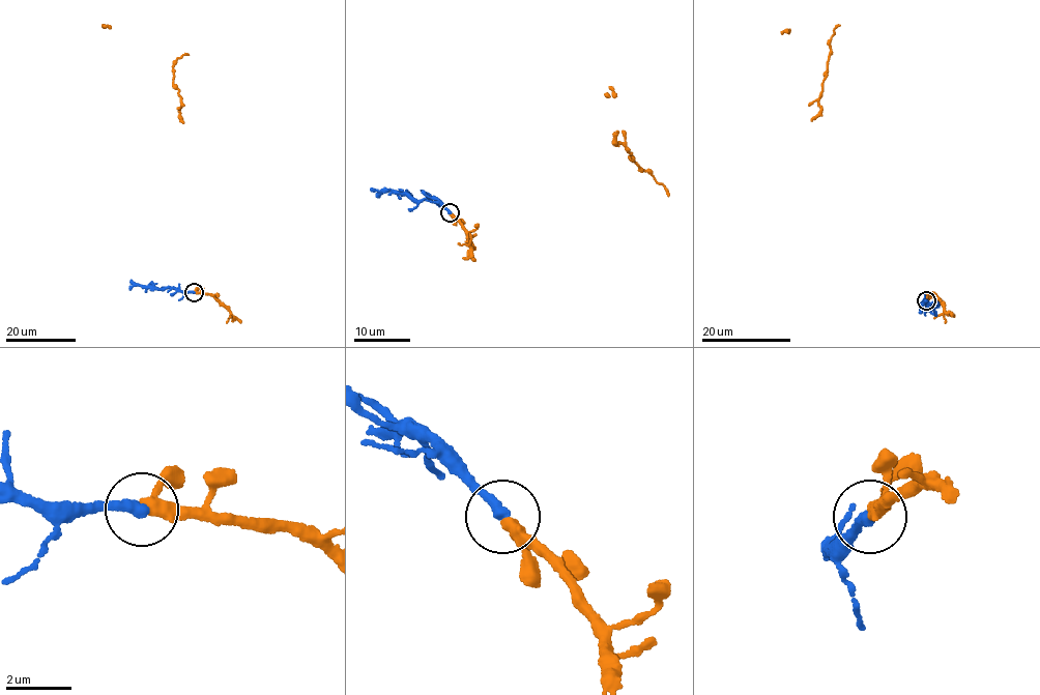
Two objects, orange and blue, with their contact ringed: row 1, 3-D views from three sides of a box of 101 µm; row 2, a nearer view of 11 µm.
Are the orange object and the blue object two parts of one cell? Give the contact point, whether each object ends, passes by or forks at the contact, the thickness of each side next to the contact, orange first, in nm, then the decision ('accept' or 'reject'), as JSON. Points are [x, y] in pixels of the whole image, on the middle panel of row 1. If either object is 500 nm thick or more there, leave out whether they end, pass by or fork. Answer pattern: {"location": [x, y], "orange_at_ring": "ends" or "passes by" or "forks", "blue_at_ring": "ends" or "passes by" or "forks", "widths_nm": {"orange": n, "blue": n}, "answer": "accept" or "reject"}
{"location": [450, 212], "orange_at_ring": "passes by", "blue_at_ring": "ends", "widths_nm": {"orange": 340, "blue": 360}, "answer": "accept"}

